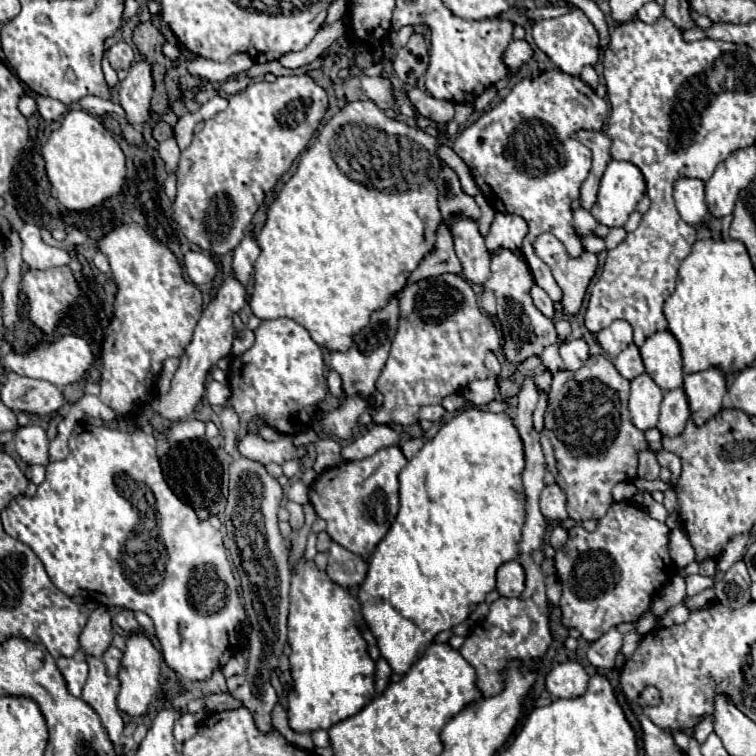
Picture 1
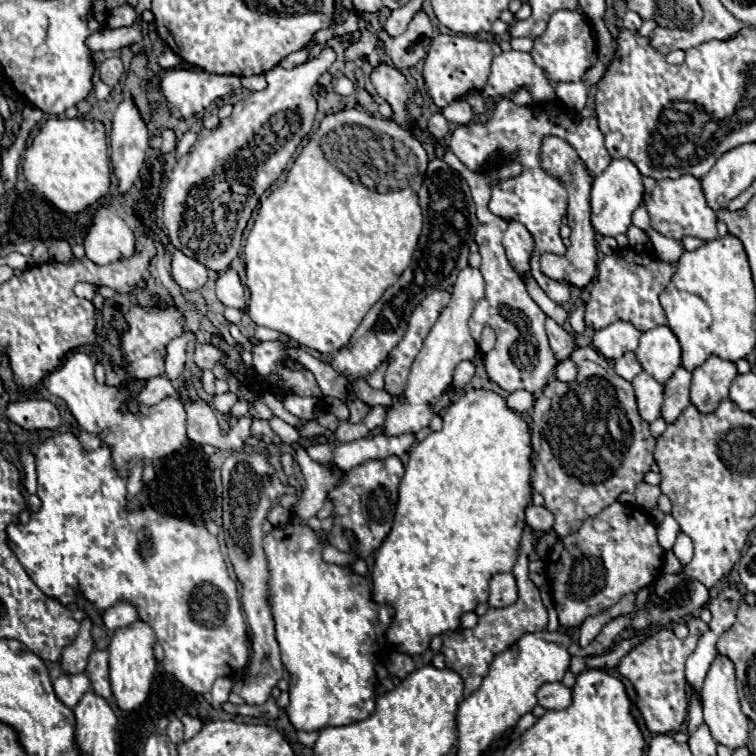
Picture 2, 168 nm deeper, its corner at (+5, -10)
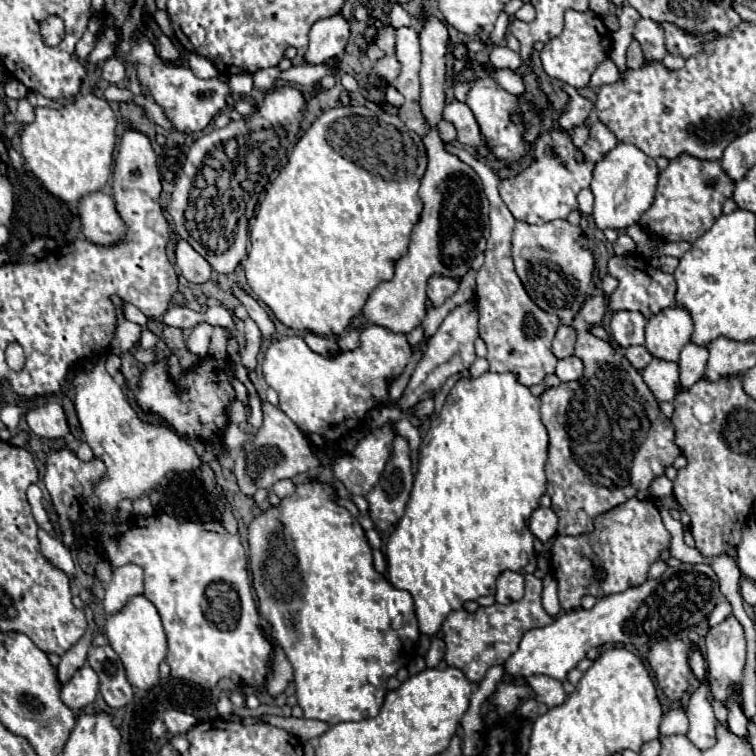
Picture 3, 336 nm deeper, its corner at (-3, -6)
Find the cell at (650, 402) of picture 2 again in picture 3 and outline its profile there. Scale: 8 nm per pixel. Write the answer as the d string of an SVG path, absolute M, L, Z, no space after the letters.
M653 357L653 361L641 371L641 375L659 403L671 401L673 395L677 395L677 391L681 389L679 365L675 361L665 361L665 359Z

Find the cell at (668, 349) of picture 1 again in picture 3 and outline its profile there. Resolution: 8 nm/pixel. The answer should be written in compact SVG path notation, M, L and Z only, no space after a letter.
M667 307L647 319L645 337L653 357L677 361L681 347L691 339L693 321L685 307Z

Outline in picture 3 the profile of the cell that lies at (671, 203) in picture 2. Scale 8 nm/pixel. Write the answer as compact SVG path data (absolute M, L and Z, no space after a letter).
M687 153L669 161L669 165L659 175L657 195L649 211L645 211L639 219L641 229L659 237L659 241L689 241L693 243L713 225L713 219L721 215L723 201L727 195L733 195L735 183L723 171L721 161L701 161Z

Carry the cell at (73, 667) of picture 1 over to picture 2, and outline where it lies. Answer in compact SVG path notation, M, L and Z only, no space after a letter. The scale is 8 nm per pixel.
M61 673L55 681L53 681L53 689L55 695L67 705L67 707L75 707L77 701L81 699L81 695L91 687L91 681L85 673L79 675L69 675L69 673Z

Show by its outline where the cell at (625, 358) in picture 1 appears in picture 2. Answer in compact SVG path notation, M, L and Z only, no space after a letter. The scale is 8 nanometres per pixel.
M625 353L623 357L619 357L619 359L613 363L613 367L615 367L615 373L617 373L619 377L627 379L627 381L633 381L633 379L643 371L643 367L639 365L635 353Z

